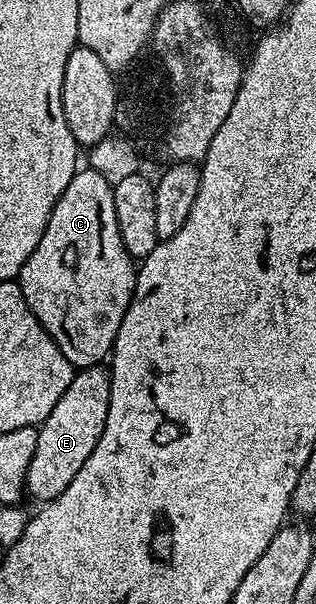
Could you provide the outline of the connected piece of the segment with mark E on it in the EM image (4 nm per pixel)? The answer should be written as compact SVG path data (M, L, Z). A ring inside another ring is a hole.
M104 367L74 371L71 386L67 386L63 398L55 402L55 410L51 410L51 414L47 414L47 418L37 428L37 445L26 484L30 497L34 496L37 502L44 502L59 498L59 494L67 490L71 478L75 478L83 462L91 458L91 450L95 450L103 434L110 398L109 373Z

